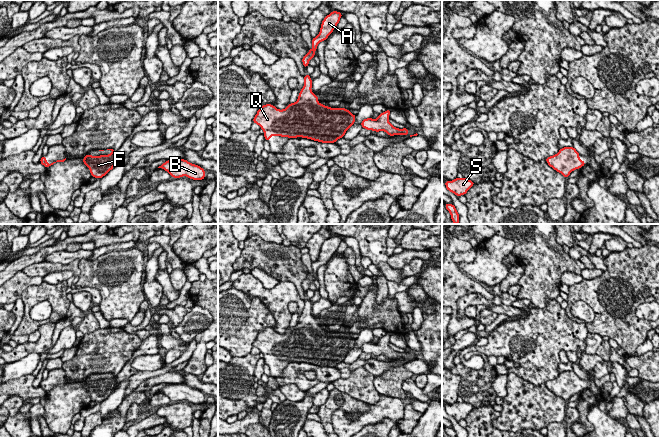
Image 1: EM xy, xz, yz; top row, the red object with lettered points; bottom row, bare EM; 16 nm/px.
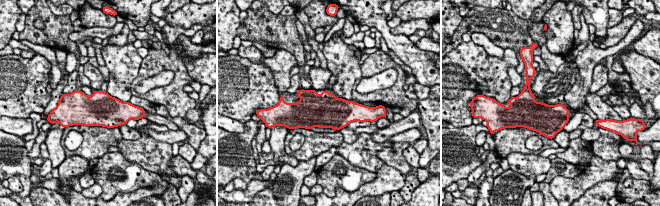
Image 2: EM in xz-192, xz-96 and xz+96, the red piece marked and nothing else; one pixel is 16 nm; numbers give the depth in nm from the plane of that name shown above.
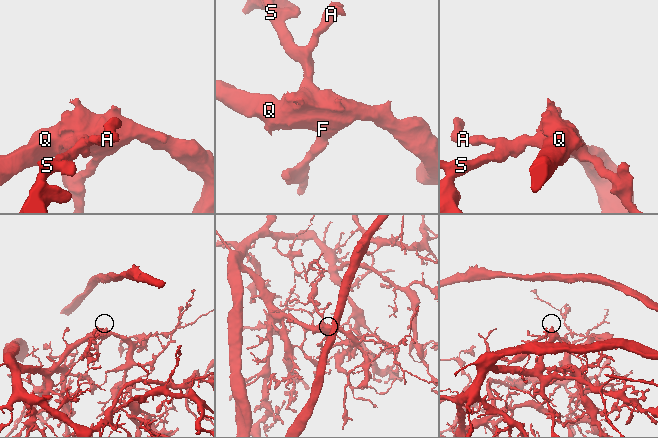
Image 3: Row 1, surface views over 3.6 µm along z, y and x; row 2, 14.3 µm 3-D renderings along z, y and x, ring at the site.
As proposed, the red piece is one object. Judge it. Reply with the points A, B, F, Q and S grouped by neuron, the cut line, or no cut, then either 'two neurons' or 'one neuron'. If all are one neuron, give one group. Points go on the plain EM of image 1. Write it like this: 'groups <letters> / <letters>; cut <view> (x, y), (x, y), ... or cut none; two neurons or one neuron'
groups A B F Q S; cut none; one neuron

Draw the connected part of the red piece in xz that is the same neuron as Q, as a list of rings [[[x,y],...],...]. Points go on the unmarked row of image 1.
[[[306,297],[298,324],[279,334],[272,328],[261,330],[253,347],[264,355],[265,364],[271,360],[307,362],[321,367],[335,367],[343,362],[355,347],[356,339],[346,332],[331,332],[318,326],[312,315],[312,303]]]

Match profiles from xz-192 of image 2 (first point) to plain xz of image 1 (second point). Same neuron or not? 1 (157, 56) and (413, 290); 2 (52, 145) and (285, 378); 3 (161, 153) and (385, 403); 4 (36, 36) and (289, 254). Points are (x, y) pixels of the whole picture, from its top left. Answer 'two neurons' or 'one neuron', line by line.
1: two neurons
2: two neurons
3: two neurons
4: one neuron

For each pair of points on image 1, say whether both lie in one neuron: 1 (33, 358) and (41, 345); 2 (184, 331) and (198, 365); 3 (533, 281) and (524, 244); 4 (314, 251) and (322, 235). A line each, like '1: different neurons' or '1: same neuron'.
1: different neurons
2: different neurons
3: same neuron
4: same neuron

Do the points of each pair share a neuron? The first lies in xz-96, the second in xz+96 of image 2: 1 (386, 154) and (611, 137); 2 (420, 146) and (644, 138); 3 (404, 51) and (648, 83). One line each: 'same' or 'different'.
1: same
2: different
3: different

